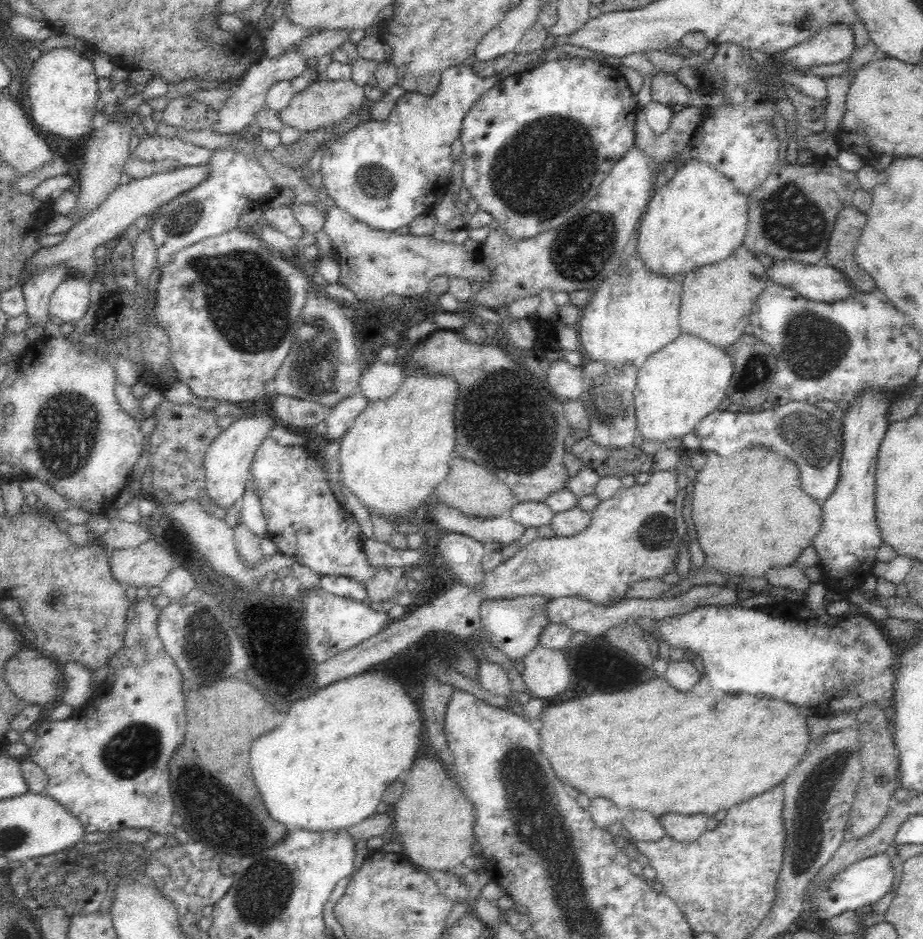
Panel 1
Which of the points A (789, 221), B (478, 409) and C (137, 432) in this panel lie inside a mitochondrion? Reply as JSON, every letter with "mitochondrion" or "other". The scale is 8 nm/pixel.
{"A":"mitochondrion","B":"mitochondrion","C":"other"}

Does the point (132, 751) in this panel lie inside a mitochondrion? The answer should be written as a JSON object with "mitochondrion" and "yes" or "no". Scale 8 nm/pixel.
{"mitochondrion":"yes"}

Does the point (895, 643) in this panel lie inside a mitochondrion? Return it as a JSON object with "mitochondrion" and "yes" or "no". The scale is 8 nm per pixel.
{"mitochondrion":"no"}

